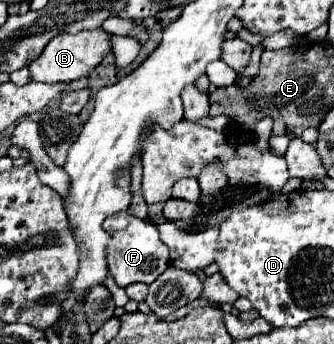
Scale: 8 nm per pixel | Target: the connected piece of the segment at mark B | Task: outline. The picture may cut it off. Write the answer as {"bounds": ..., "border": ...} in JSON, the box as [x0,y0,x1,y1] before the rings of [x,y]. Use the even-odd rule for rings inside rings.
{"bounds":[28,29,110,83],"border":[[[102,29],[80,31],[76,35],[62,33],[54,37],[44,47],[44,51],[28,65],[30,79],[42,81],[42,83],[58,83],[58,81],[74,81],[74,79],[86,77],[108,51],[110,51],[110,33],[104,33]]]}

